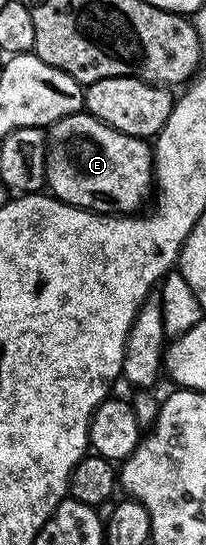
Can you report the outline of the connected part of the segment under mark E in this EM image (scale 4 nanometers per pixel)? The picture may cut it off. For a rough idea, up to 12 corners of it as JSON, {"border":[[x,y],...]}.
{"border":[[82,111],[48,126],[48,192],[133,215],[155,189],[146,138]]}

